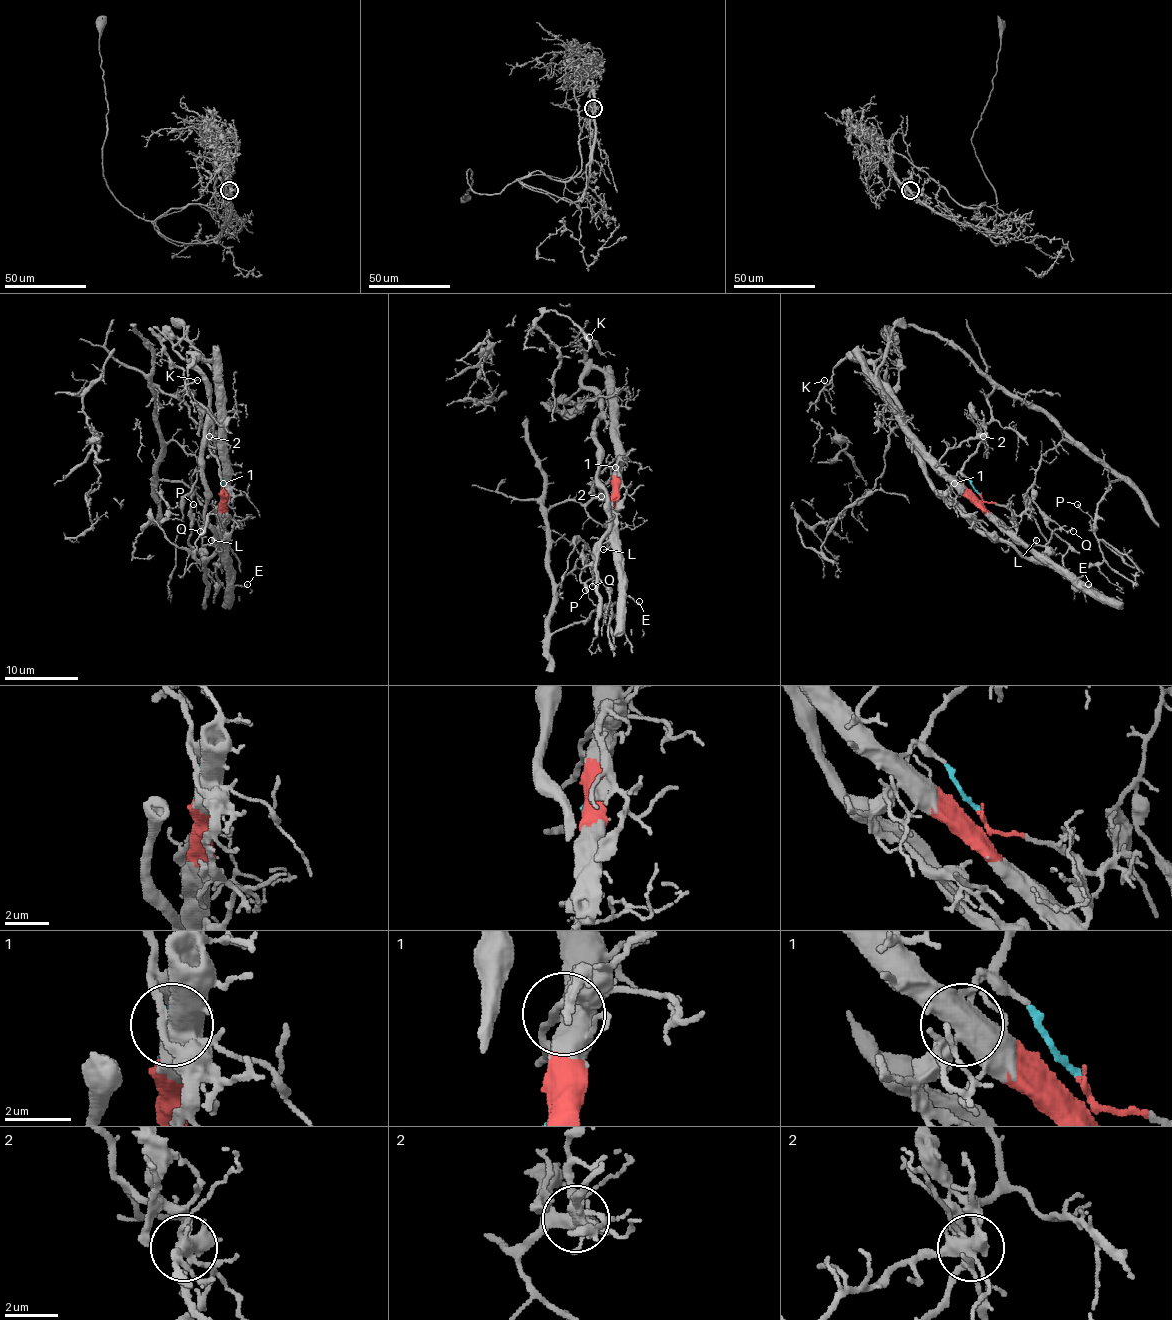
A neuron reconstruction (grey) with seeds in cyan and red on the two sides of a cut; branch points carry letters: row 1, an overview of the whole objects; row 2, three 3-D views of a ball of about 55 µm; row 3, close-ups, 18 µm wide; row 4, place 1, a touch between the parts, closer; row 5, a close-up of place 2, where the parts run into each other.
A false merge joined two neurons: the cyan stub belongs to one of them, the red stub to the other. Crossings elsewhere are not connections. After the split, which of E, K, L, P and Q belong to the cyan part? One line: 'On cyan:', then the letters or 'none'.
On cyan: P

